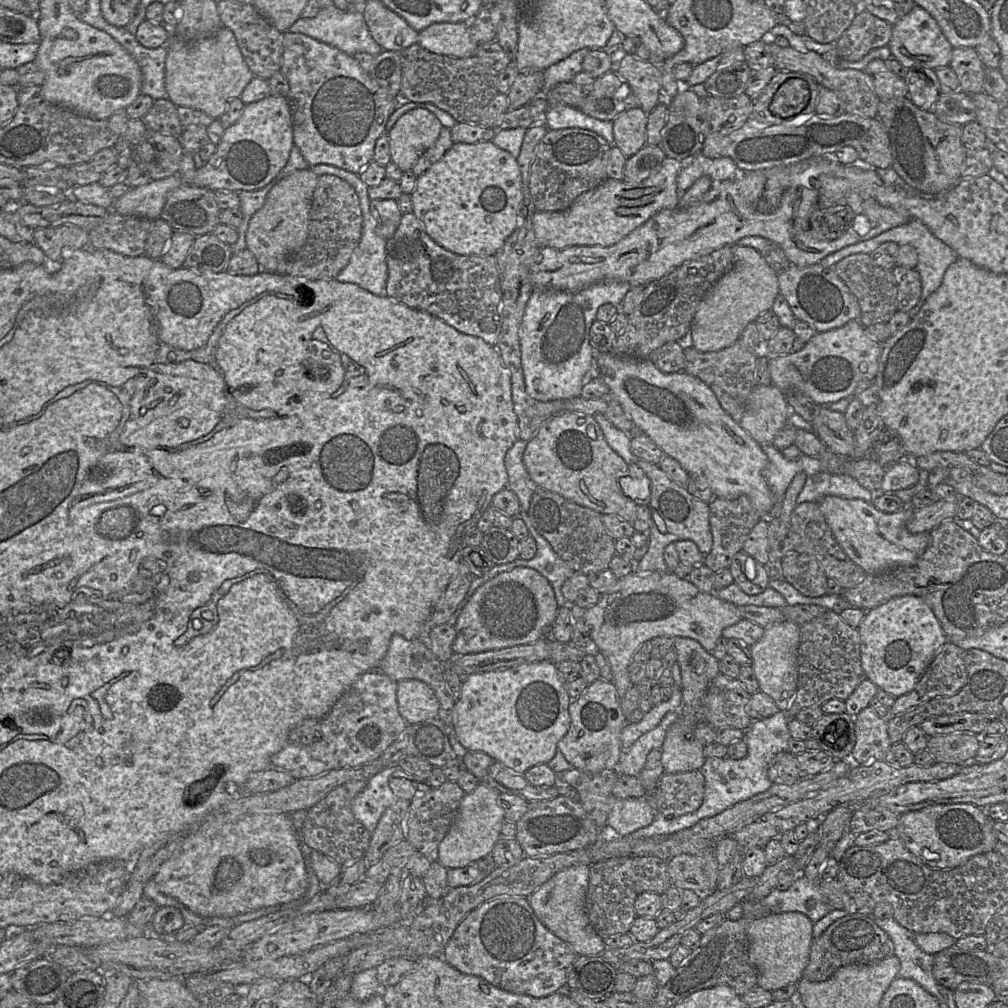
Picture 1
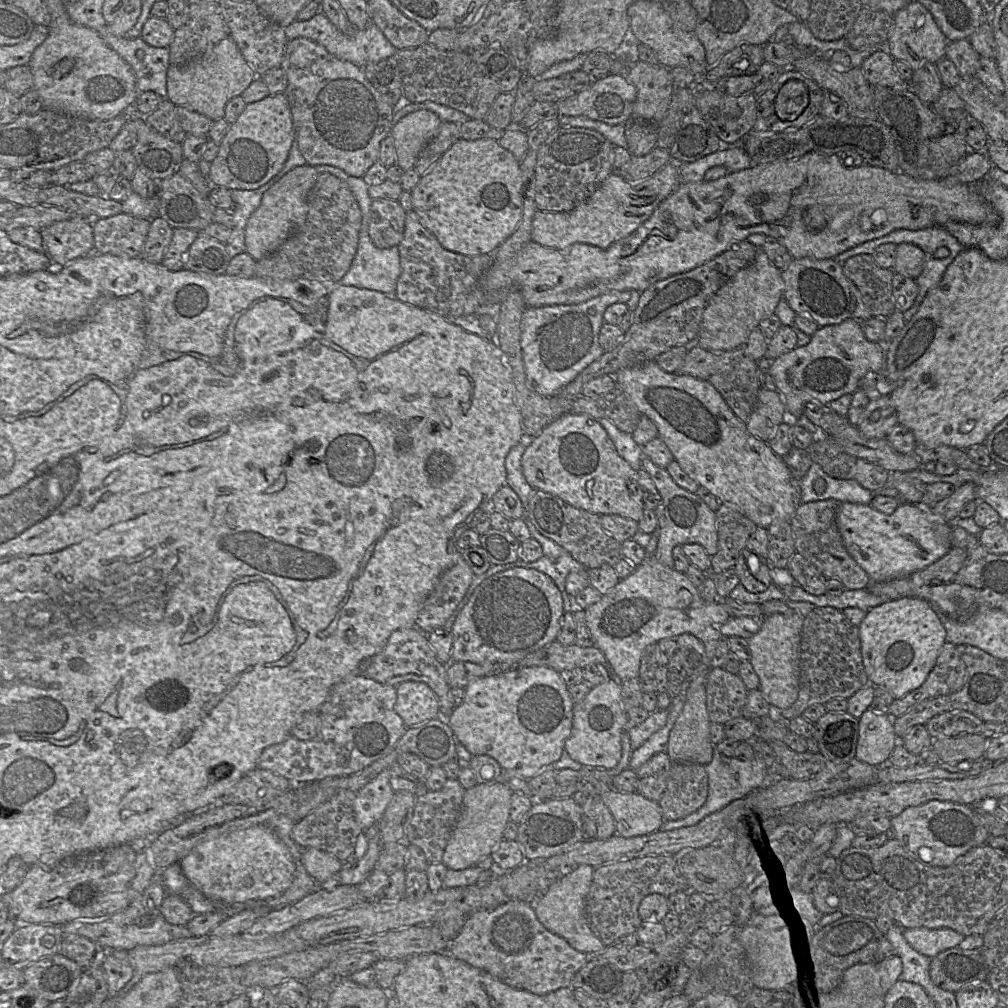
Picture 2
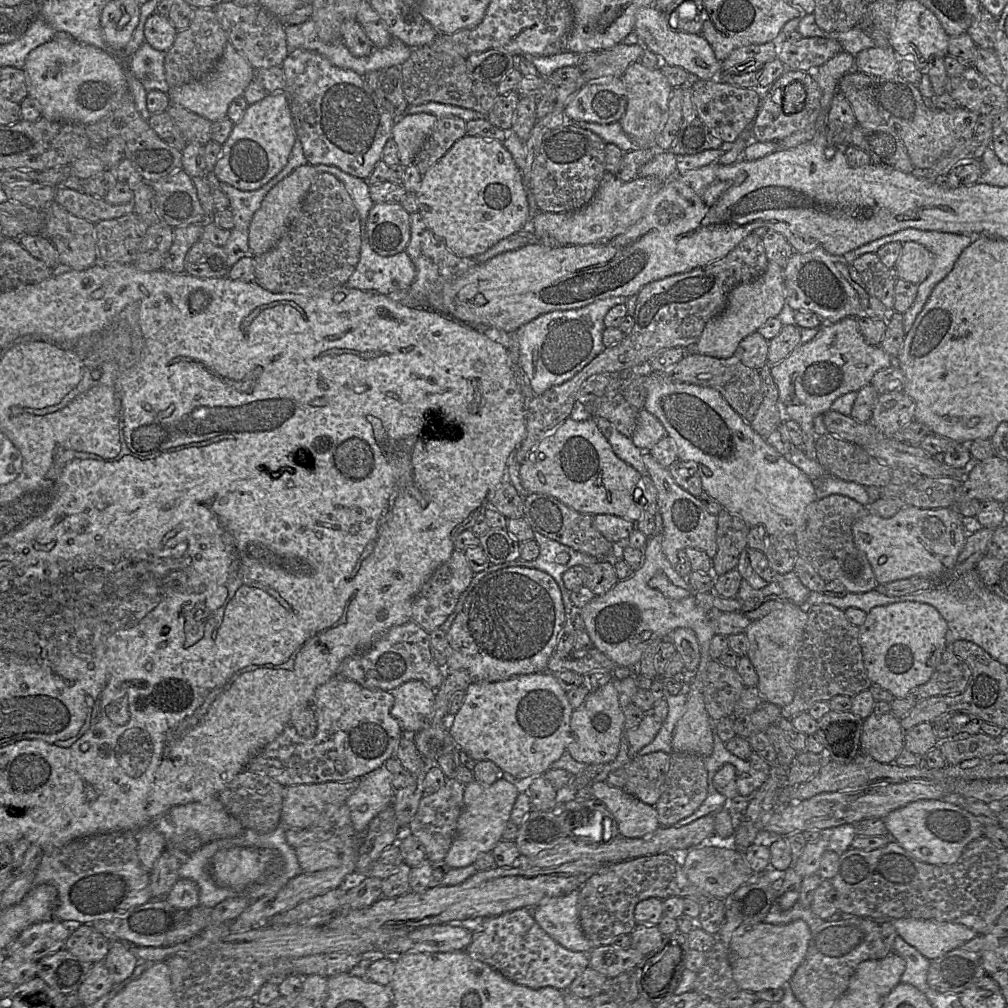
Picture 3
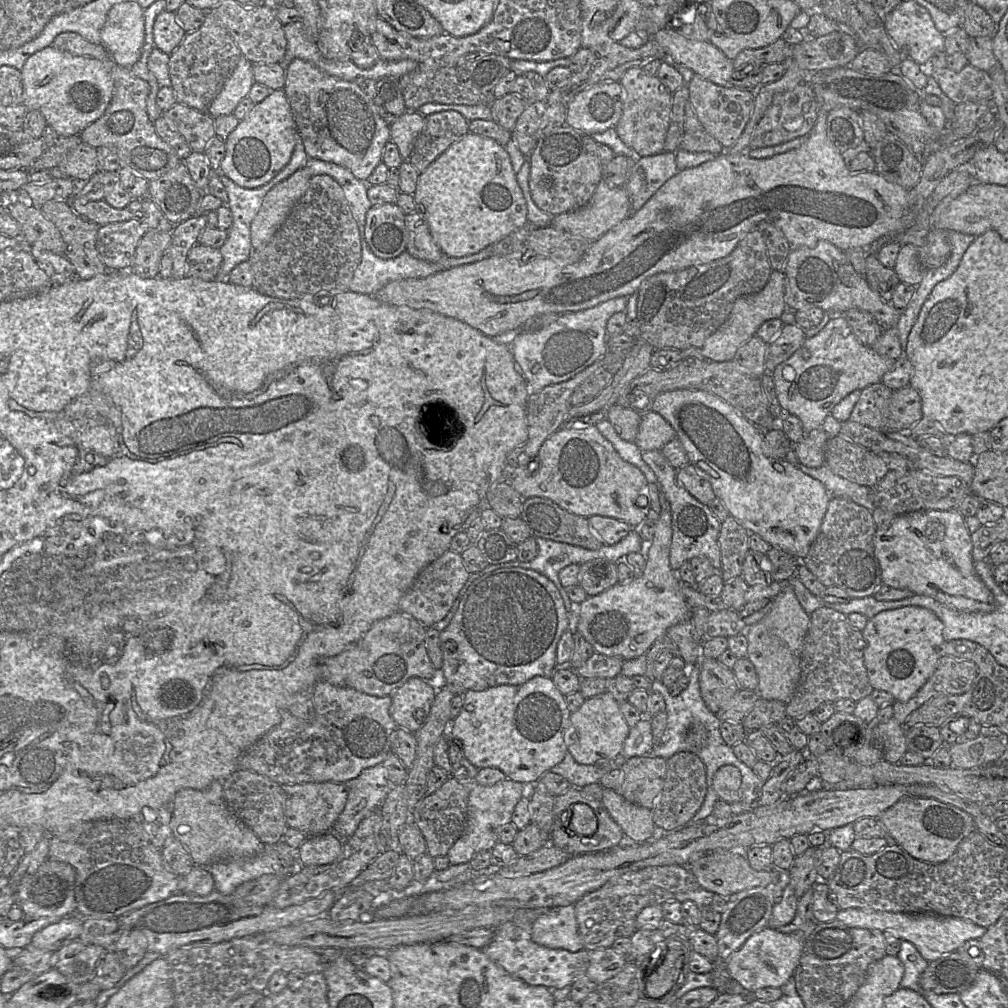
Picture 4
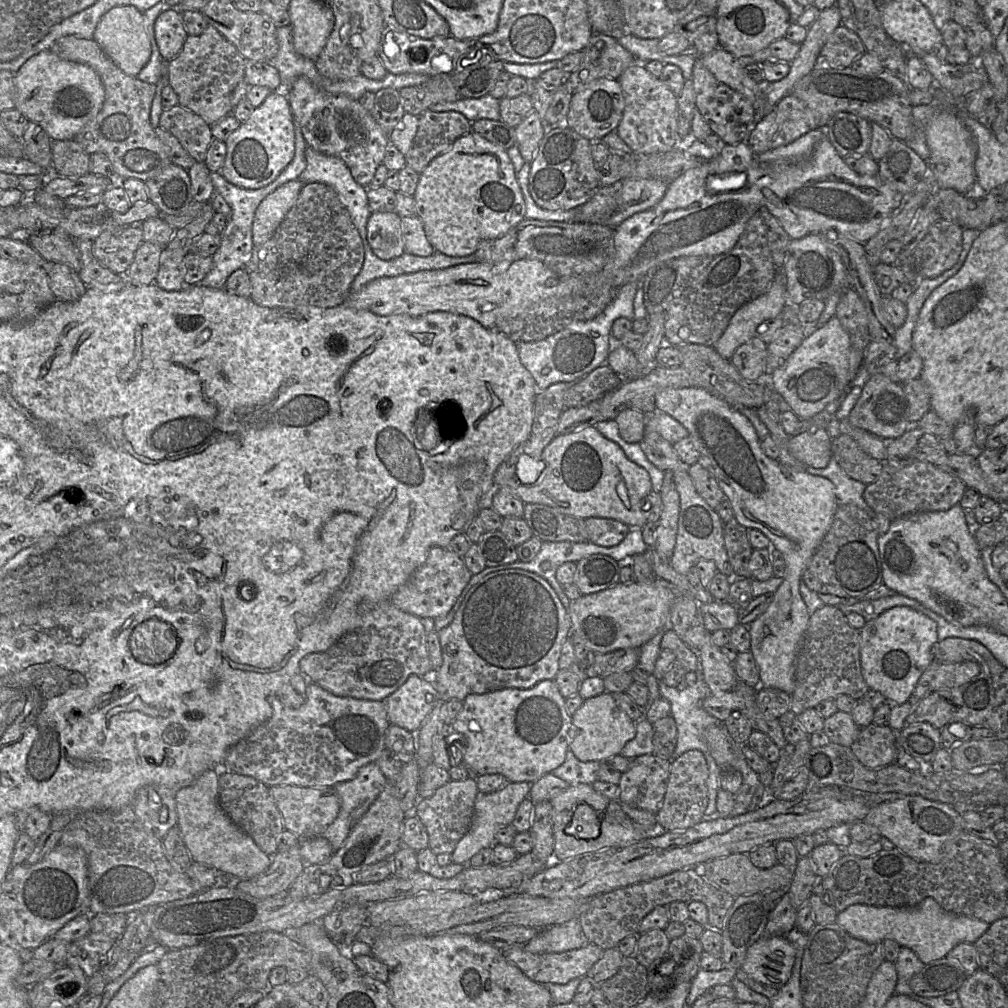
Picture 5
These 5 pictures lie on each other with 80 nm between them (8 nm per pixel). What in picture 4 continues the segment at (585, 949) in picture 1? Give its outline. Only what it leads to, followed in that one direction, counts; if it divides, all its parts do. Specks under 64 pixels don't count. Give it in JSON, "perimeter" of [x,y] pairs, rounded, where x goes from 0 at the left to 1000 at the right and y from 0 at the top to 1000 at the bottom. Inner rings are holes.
{"perimeter":[[[570,898],[539,904],[528,917],[528,933],[547,941],[572,944],[579,941],[573,924]]]}

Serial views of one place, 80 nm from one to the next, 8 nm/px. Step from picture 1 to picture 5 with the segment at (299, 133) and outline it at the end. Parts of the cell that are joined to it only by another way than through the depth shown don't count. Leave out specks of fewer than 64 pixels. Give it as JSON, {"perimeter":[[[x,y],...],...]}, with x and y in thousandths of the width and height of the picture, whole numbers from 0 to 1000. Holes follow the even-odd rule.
{"perimeter":[[[296,76],[285,92],[292,122],[300,131],[306,146],[311,149],[334,155],[341,160],[352,180],[365,187],[387,142],[385,134],[379,129],[356,99],[342,94],[329,94],[311,83],[305,76]]]}

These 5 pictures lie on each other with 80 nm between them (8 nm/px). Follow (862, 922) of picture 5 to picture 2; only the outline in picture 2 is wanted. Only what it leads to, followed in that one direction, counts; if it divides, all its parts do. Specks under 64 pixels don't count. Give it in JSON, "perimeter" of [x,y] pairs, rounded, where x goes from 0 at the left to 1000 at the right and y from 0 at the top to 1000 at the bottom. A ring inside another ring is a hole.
{"perimeter":[[[919,920],[896,922],[896,928],[902,938],[913,946],[923,950],[945,939],[949,939],[957,931],[943,921],[922,922]]]}

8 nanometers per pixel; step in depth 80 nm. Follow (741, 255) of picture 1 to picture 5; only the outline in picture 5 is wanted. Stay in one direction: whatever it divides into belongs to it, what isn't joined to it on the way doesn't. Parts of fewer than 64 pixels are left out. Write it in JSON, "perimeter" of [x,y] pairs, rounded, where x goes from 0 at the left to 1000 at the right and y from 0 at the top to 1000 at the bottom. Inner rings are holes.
{"perimeter":[[[771,269],[760,291],[730,308],[707,345],[718,356],[724,357],[732,344],[749,334],[752,322],[773,314],[778,304],[779,273]]]}

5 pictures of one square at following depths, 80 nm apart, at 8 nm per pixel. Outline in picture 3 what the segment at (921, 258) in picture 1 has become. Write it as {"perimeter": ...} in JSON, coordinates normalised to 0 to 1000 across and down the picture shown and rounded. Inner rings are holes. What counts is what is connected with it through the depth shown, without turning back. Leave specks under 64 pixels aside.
{"perimeter":[[[899,226],[893,228],[887,232],[876,234],[872,237],[869,237],[863,241],[860,241],[844,250],[837,252],[836,254],[844,262],[844,260],[851,254],[859,252],[862,250],[870,250],[873,245],[883,240],[902,240],[907,239],[915,242],[920,248],[922,248],[927,253],[927,262],[922,274],[911,284],[911,290],[909,297],[905,304],[896,311],[897,317],[897,329],[898,331],[903,328],[908,319],[911,312],[916,307],[916,304],[920,300],[926,286],[934,278],[936,278],[945,267],[949,257],[951,256],[954,249],[959,246],[966,238],[967,234],[971,233],[954,233],[943,230],[935,230],[935,229],[923,229],[923,228],[911,228],[908,226]]]}

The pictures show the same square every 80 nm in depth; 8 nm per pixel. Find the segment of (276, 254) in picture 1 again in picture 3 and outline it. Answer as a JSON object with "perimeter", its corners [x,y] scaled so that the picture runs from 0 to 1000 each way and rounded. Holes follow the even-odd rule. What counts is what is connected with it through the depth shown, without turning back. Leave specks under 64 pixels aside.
{"perimeter":[[[306,162],[299,164],[266,189],[258,206],[252,211],[247,224],[246,242],[251,254],[267,249],[284,230],[302,199],[314,172],[312,164]]]}

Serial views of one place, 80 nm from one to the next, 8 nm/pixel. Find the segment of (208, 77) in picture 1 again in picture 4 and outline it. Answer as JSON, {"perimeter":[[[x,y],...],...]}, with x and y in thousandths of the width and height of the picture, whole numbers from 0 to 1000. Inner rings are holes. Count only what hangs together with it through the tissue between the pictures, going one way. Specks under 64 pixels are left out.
{"perimeter":[[[239,57],[224,78],[218,92],[206,105],[204,111],[211,117],[226,114],[231,111],[235,103],[245,96],[249,84],[252,82],[250,64],[243,57]]]}

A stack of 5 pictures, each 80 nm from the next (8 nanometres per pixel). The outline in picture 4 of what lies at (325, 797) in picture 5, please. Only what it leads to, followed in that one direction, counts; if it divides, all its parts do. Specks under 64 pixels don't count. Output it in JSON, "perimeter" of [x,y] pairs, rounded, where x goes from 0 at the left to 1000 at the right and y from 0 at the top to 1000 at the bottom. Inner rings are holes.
{"perimeter":[[[306,776],[279,780],[283,788],[282,809],[285,820],[297,823],[305,830],[328,824],[345,790],[341,777]]]}

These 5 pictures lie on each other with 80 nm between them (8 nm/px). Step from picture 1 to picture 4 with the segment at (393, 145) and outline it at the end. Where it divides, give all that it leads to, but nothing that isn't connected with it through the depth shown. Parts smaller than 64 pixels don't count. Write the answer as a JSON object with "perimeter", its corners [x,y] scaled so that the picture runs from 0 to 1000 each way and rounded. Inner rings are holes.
{"perimeter":[[[403,110],[387,124],[387,139],[395,146],[401,160],[409,153],[411,142],[422,125],[423,116],[415,110]]]}

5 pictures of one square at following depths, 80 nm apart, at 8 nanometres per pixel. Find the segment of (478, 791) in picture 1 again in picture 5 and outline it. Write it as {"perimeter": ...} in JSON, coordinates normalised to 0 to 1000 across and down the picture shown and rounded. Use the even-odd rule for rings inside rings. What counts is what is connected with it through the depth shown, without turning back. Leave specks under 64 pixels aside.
{"perimeter":[[[505,776],[491,786],[480,787],[475,785],[471,793],[467,820],[447,846],[448,856],[465,858],[466,852],[476,843],[489,840],[492,837],[493,824],[508,816],[515,799],[520,793],[525,791],[527,778],[529,777]]]}

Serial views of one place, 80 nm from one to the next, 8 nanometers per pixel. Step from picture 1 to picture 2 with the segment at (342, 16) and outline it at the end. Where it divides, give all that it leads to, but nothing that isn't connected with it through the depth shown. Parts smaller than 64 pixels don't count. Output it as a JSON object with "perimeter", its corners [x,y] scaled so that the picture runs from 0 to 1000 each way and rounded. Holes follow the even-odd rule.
{"perimeter":[[[318,10],[307,20],[293,20],[283,27],[282,30],[286,41],[292,38],[308,39],[319,45],[332,57],[349,62],[355,66],[362,62],[370,62],[373,63],[382,58],[392,55],[394,52],[394,49],[385,41],[372,24],[367,23],[361,29],[352,29],[349,34],[342,34],[337,31]]]}

